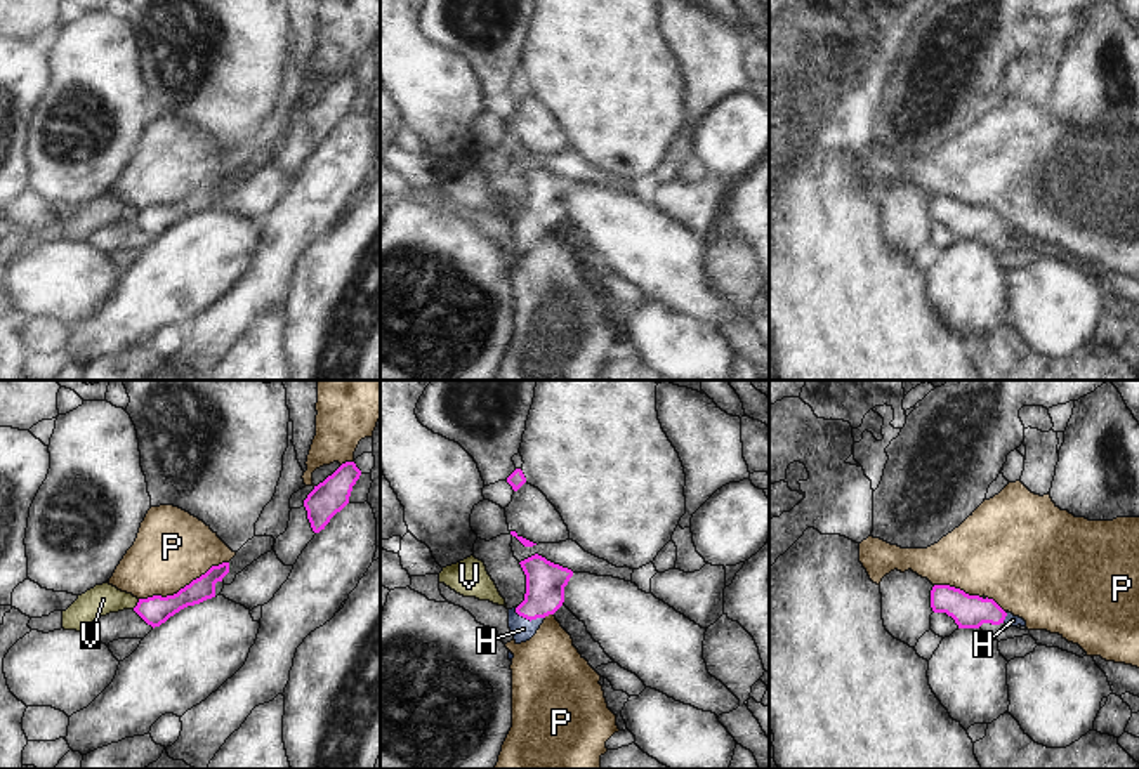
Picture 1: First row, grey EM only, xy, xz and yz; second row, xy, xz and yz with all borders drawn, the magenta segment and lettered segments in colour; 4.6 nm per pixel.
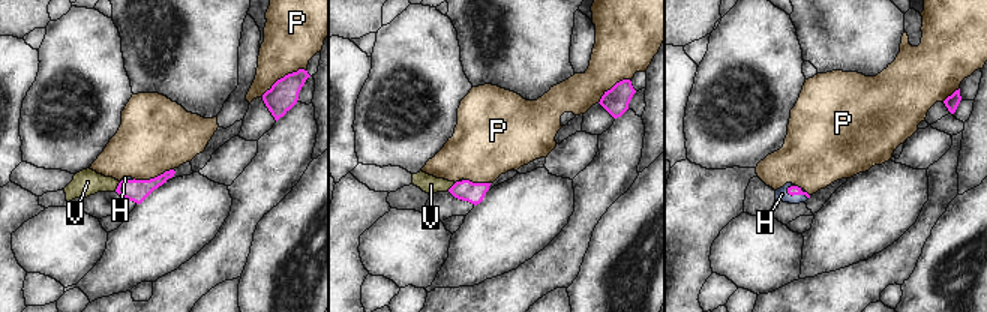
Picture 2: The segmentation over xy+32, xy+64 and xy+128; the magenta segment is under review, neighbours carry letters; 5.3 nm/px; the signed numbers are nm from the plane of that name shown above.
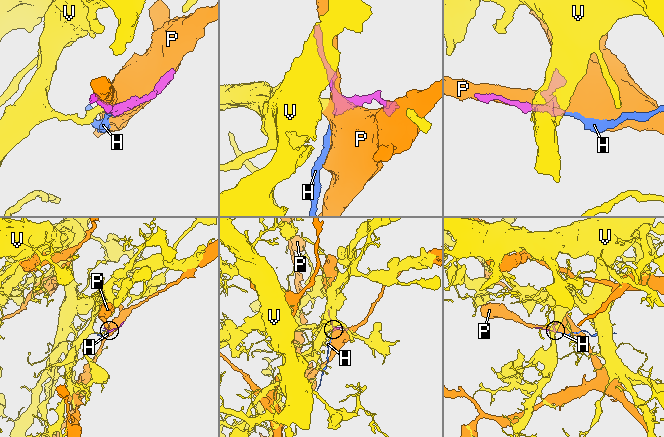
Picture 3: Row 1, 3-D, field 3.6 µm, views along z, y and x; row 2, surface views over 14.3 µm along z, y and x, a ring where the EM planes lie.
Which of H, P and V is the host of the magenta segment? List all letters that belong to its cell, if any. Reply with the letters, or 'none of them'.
H

